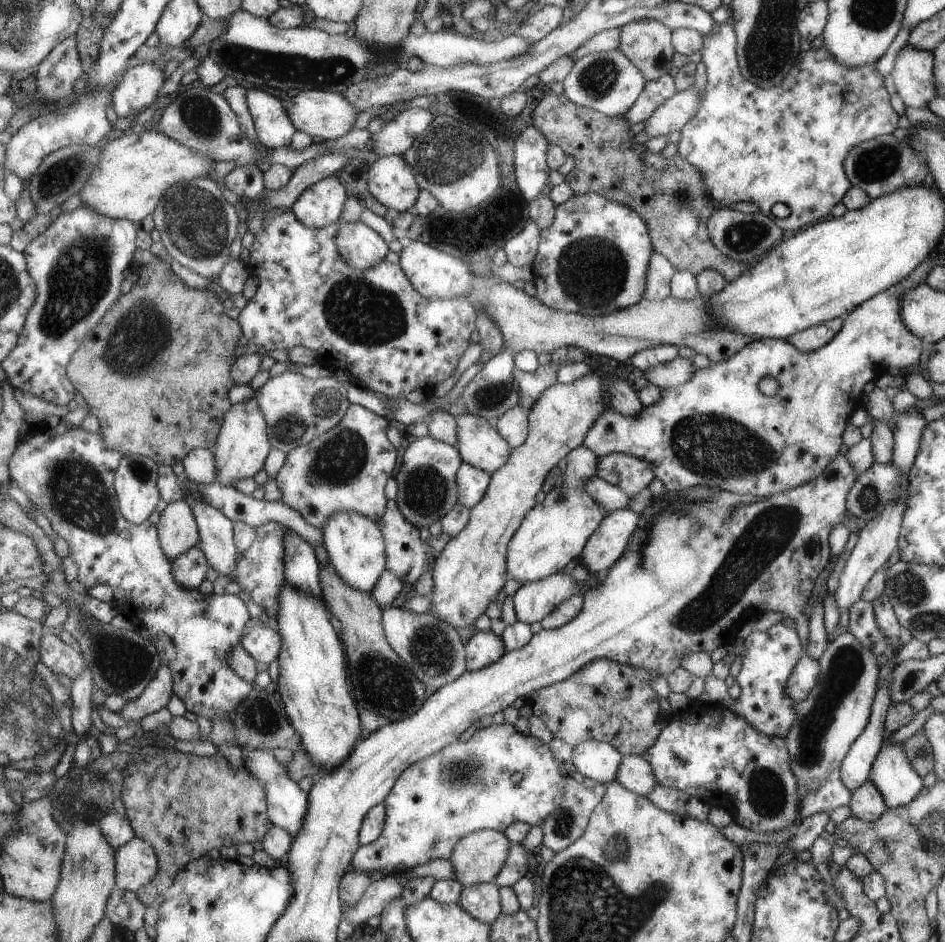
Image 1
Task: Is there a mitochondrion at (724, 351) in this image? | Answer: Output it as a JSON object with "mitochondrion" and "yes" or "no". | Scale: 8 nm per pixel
{"mitochondrion":"no"}

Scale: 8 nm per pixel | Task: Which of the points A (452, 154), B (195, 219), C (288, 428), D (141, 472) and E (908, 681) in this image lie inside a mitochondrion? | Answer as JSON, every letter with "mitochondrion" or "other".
{"A":"mitochondrion","B":"mitochondrion","C":"mitochondrion","D":"mitochondrion","E":"other"}

